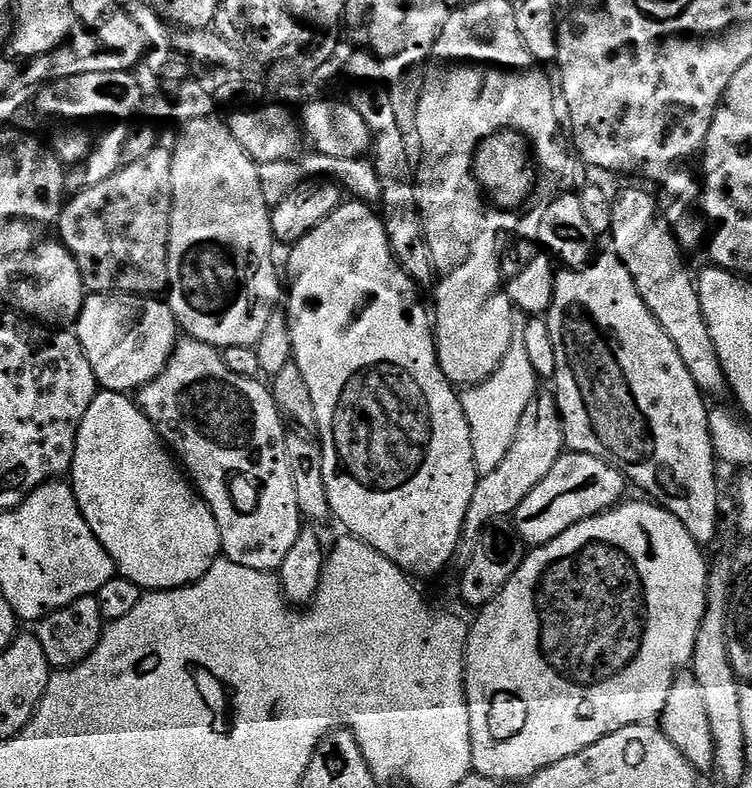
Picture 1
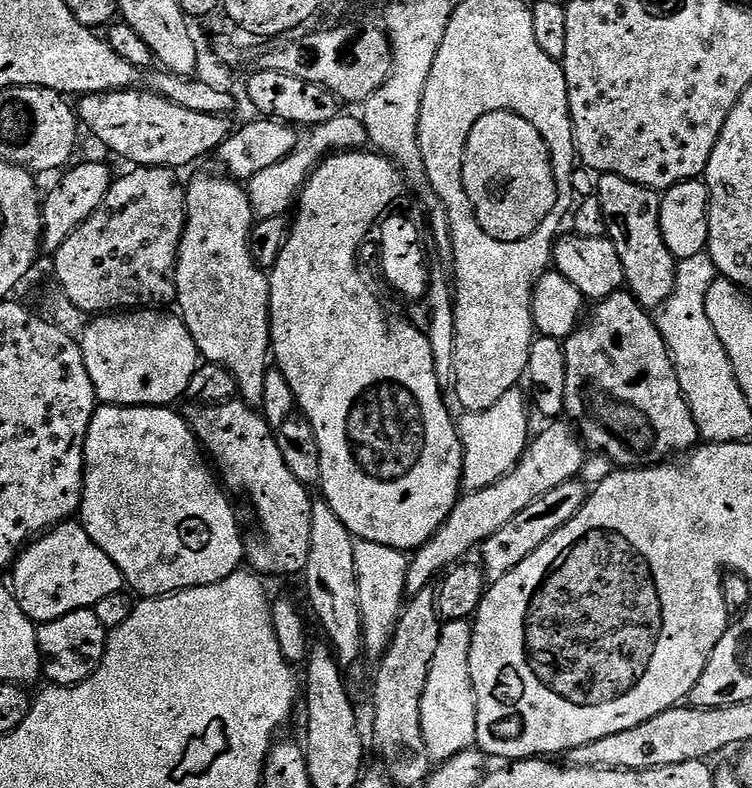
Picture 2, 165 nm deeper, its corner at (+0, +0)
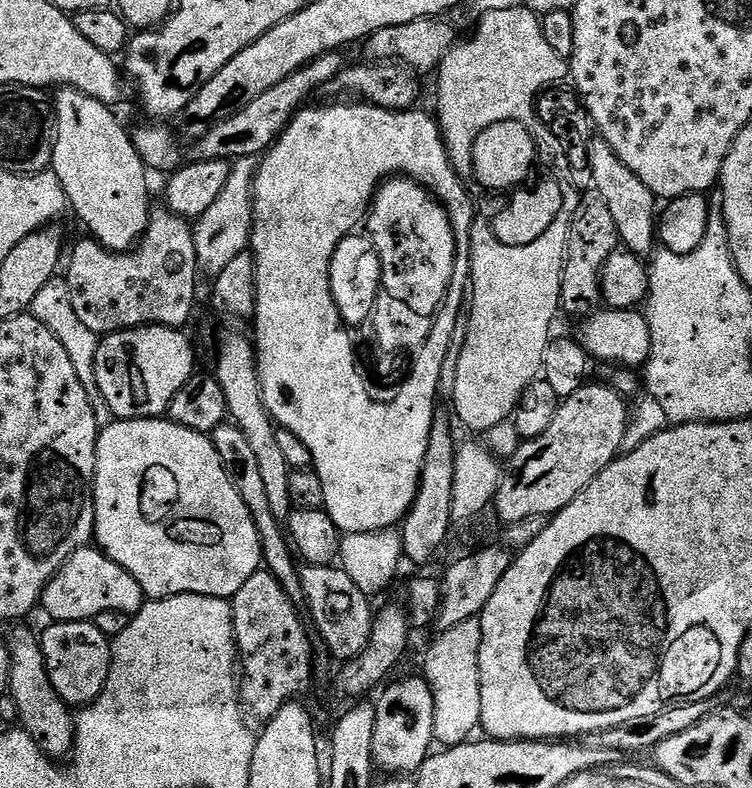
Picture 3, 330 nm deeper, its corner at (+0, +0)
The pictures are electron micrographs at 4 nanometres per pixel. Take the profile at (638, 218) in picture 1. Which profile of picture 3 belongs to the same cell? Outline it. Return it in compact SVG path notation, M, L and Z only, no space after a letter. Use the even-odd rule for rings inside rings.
M596 138L588 145L589 170L593 174L592 188L595 195L610 206L610 214L614 217L614 226L620 235L620 243L635 256L648 258L653 255L658 244L658 198L645 186L642 178L629 170L622 158L610 150L605 140Z

